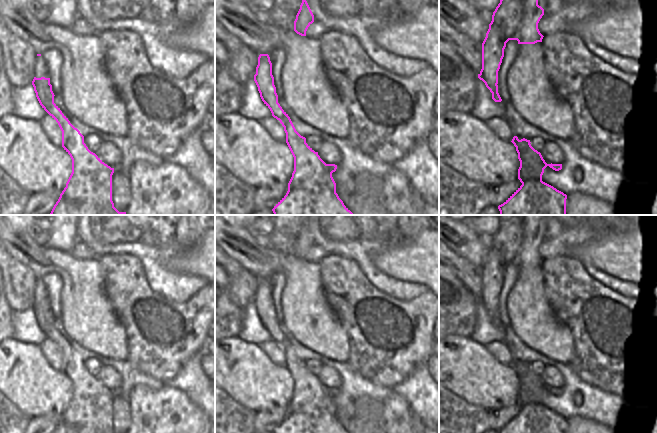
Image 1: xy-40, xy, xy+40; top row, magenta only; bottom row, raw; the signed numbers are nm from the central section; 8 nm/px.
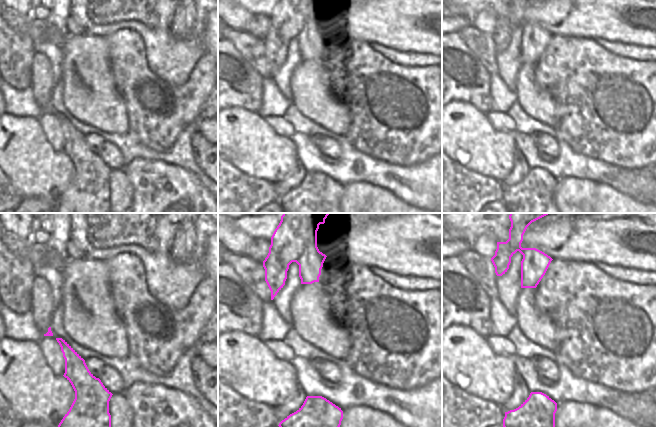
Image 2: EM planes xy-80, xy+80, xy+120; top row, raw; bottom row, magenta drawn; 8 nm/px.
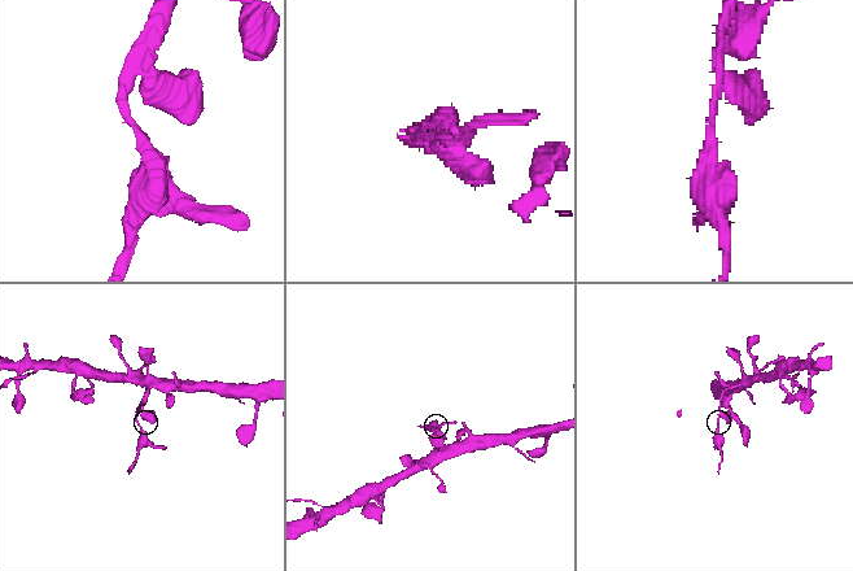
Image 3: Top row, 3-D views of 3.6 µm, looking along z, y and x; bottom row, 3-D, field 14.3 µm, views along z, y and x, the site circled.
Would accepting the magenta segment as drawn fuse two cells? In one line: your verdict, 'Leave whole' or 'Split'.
Split

